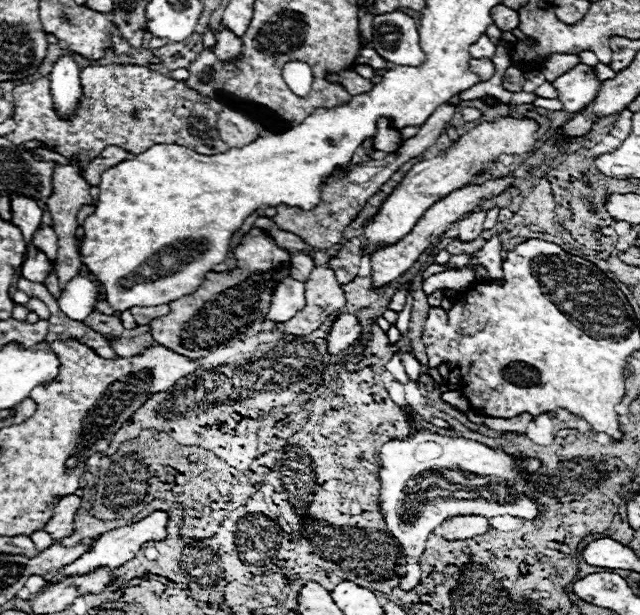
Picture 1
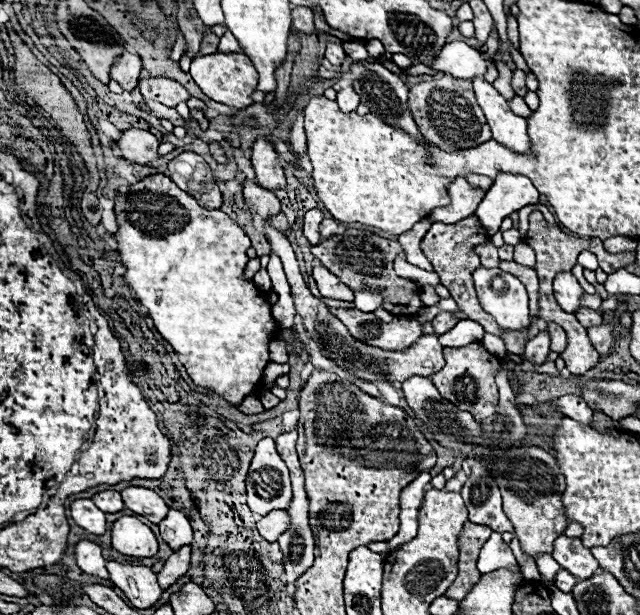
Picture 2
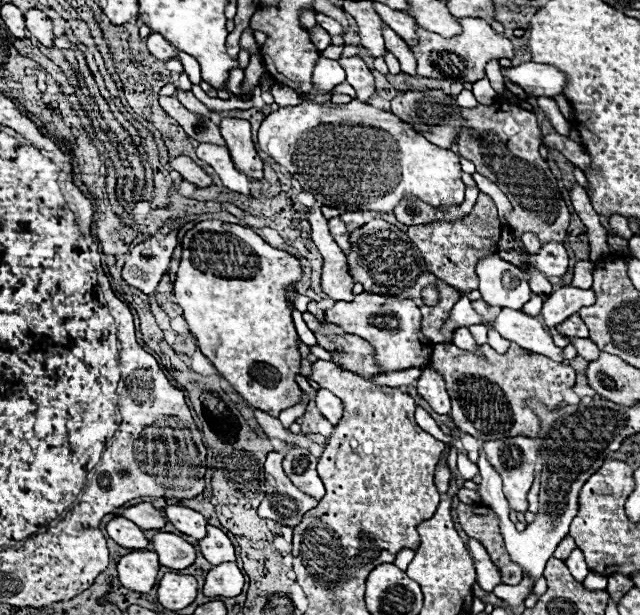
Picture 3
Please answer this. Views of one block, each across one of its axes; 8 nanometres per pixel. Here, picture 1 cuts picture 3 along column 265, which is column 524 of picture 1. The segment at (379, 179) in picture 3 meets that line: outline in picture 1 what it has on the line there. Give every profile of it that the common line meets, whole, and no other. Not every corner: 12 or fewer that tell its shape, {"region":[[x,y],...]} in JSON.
{"region":[[498,118],[414,164],[364,222],[366,256],[500,154],[530,152],[538,124]]}

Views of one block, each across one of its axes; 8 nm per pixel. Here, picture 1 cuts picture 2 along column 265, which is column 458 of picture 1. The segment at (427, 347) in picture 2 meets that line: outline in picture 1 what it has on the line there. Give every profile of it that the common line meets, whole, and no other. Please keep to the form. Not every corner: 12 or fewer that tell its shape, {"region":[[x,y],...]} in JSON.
{"region":[[486,210],[470,212],[458,222],[460,238],[474,240],[482,232]]}

